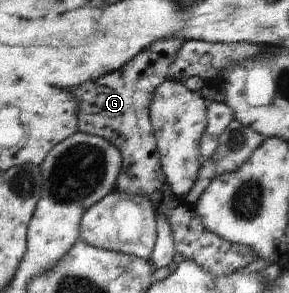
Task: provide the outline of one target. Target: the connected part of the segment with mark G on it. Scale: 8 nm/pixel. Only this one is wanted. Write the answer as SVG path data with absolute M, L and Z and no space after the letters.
M176 38L158 40L118 71L71 87L68 91L77 103L78 132L103 137L122 154L123 166L116 188L127 194L139 194L150 199L156 215L161 214L167 219L175 250L181 253L185 260L192 260L213 276L228 275L252 263L255 260L254 253L242 244L230 243L208 231L193 206L176 203L177 199L173 199L172 191L163 179L160 154L150 123L148 108L152 96L156 88L169 78L170 64L183 42Z

